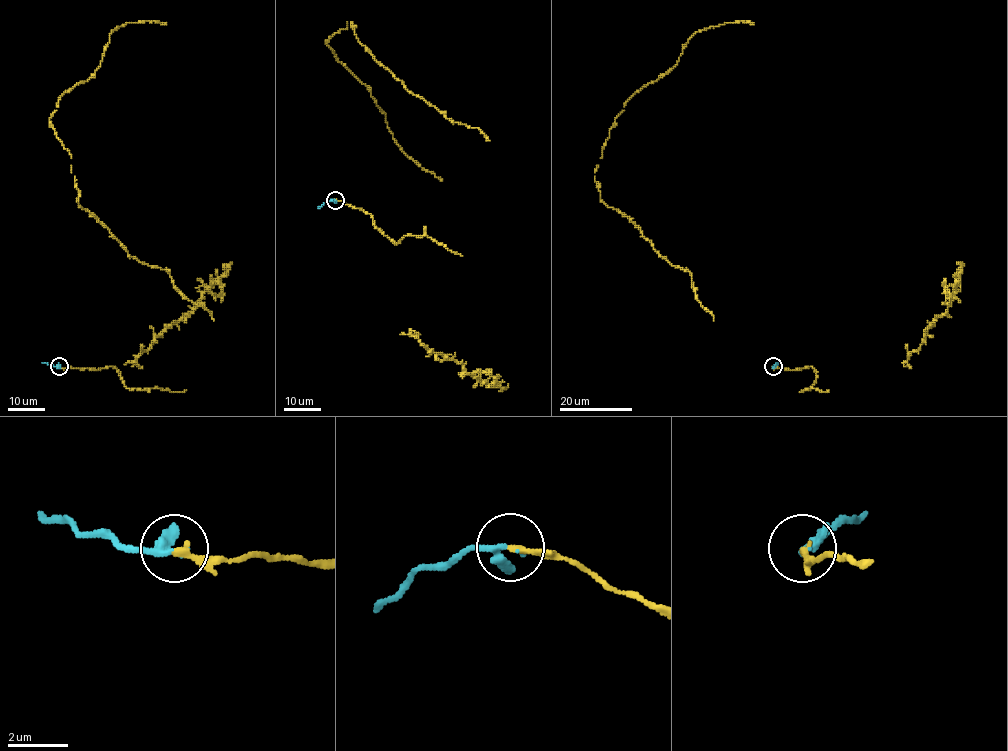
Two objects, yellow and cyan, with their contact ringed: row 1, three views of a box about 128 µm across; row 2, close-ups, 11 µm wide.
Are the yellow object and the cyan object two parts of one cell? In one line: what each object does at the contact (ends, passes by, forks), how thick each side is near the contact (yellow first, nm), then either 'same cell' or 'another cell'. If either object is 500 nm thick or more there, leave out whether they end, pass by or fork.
yellow ends there; cyan passes by; 240 nm thick on the yellow side, 200 nm on the other; same cell

